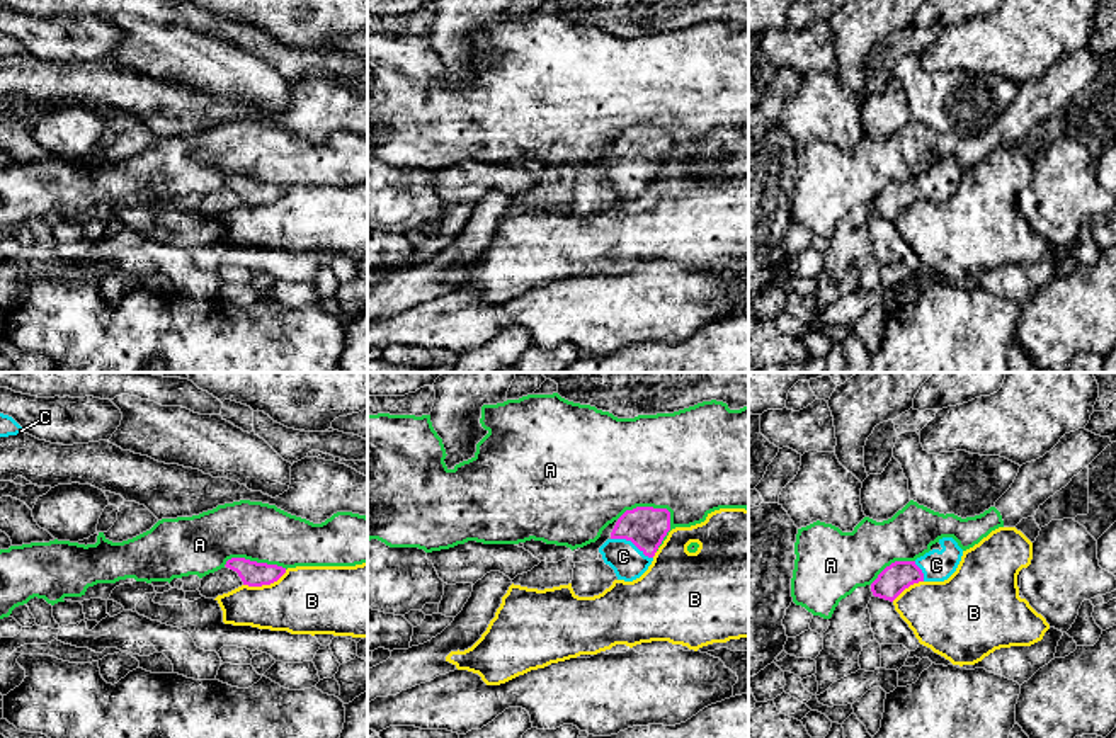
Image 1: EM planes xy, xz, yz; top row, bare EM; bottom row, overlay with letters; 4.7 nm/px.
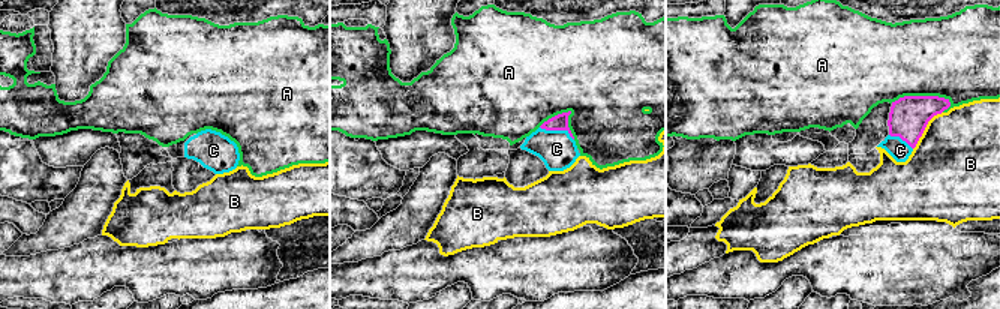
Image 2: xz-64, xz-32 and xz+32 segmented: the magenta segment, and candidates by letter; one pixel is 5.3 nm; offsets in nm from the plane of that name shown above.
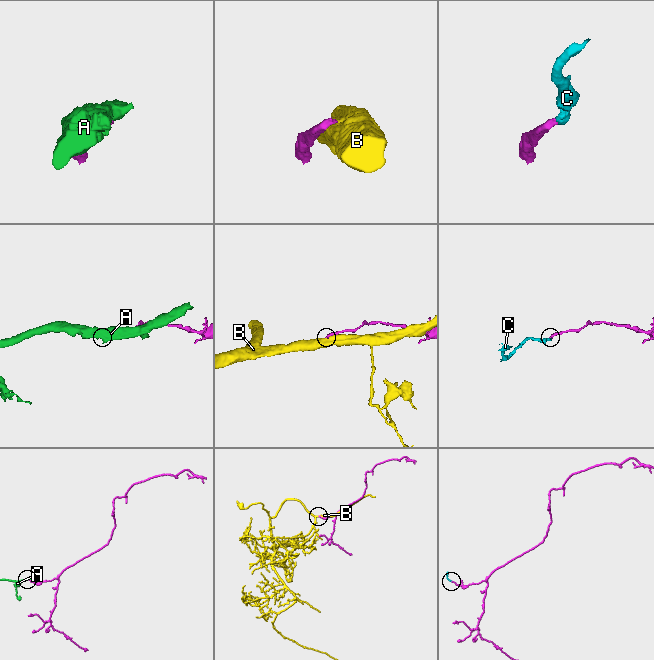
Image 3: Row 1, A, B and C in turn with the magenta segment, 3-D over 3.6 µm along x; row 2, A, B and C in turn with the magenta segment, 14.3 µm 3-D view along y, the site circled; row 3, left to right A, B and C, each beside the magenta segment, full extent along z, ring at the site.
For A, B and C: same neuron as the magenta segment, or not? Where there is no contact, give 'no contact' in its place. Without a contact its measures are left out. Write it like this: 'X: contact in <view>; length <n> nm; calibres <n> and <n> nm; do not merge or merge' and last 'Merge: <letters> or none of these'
A: contact in xz; length 260 nm; calibres 190 and 460 nm; do not merge
B: contact in xy; length 220 nm; calibres 120 and 320 nm; do not merge
C: contact in xz; length 220 nm; calibres 190 and 160 nm; merge
Merge: C

